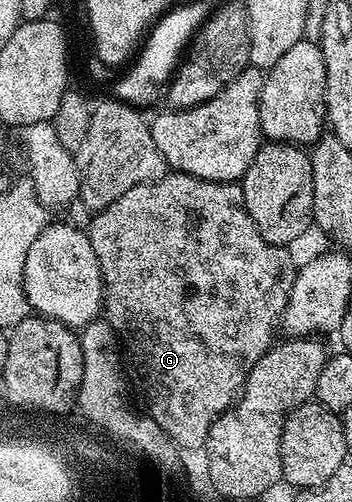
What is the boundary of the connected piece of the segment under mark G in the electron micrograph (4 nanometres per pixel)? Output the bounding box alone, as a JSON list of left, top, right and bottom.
[87,171,295,449]

